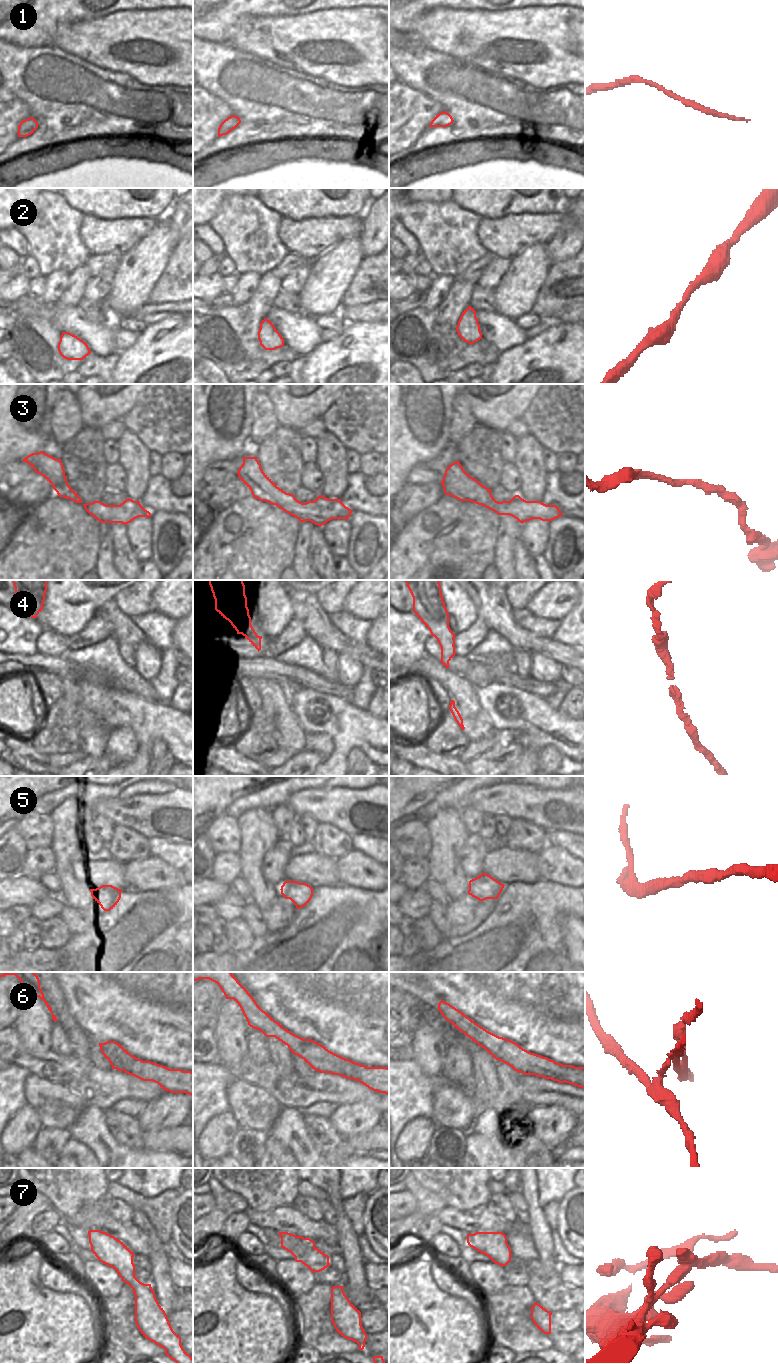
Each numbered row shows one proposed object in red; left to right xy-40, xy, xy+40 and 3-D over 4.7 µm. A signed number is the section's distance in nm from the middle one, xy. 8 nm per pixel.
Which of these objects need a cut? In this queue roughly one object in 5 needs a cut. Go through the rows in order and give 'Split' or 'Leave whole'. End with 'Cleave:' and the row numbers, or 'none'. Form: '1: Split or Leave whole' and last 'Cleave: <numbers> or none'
1: Leave whole
2: Leave whole
3: Leave whole
4: Leave whole
5: Leave whole
6: Split
7: Split
Cleave: 6, 7

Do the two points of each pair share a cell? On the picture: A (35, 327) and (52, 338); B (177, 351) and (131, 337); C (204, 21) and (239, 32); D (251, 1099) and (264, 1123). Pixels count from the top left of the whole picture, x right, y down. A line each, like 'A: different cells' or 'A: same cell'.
A: same cell
B: different cells
C: different cells
D: same cell

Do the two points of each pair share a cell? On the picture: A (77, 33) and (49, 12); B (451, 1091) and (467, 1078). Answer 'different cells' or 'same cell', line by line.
A: different cells
B: different cells

